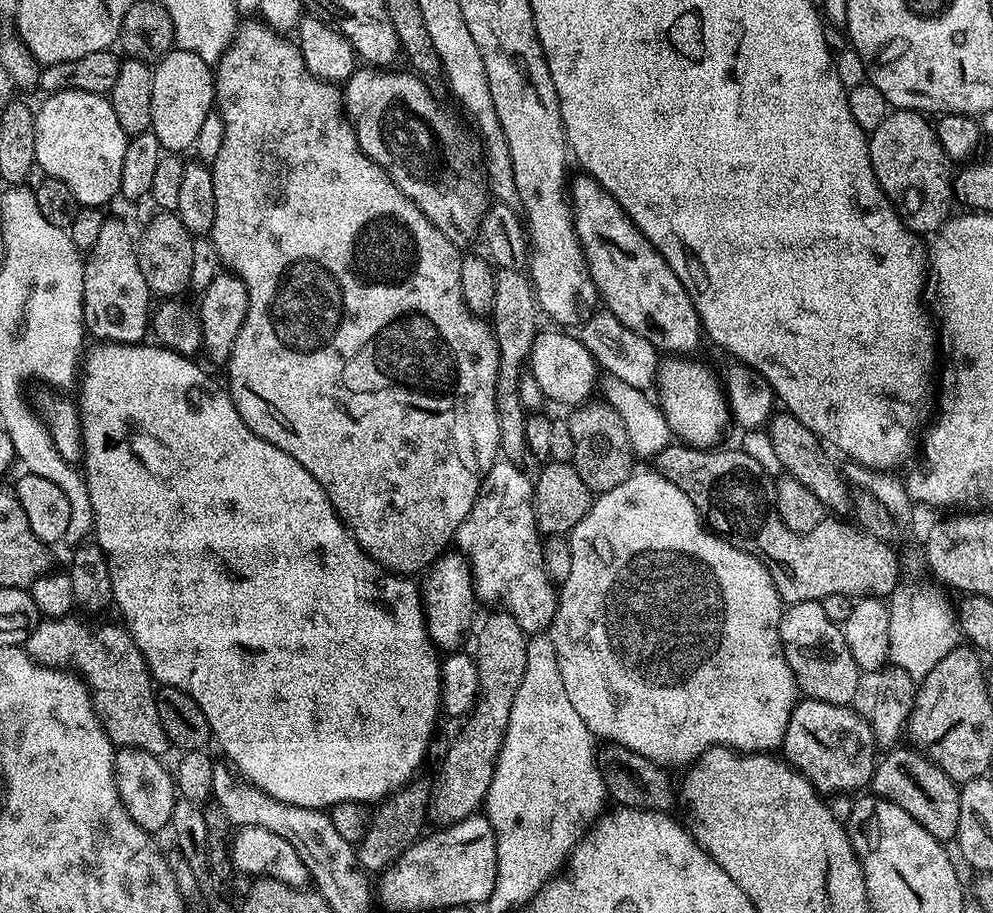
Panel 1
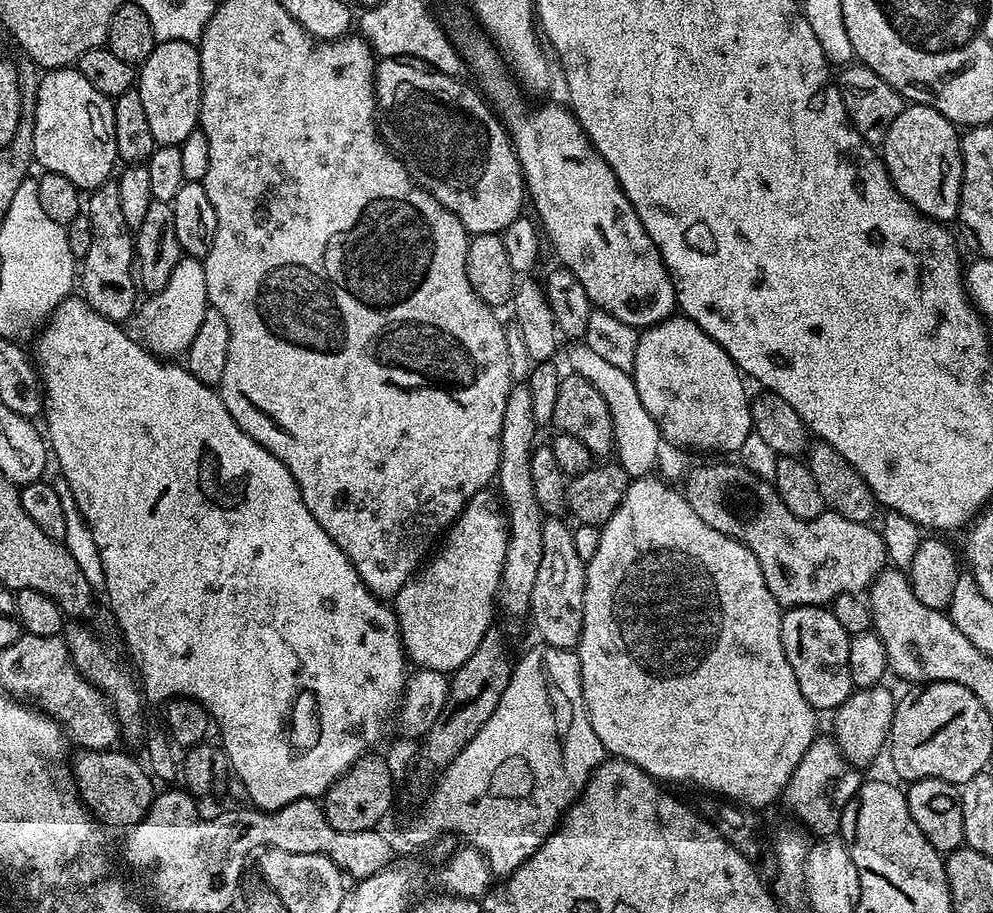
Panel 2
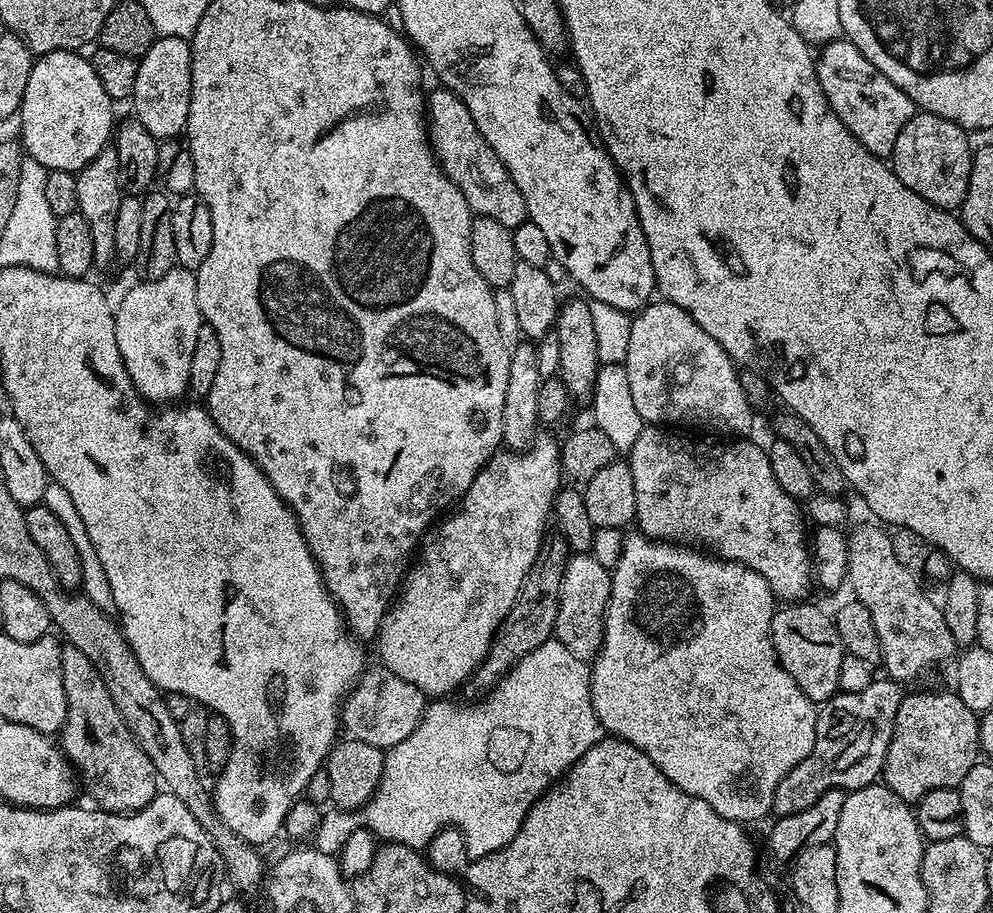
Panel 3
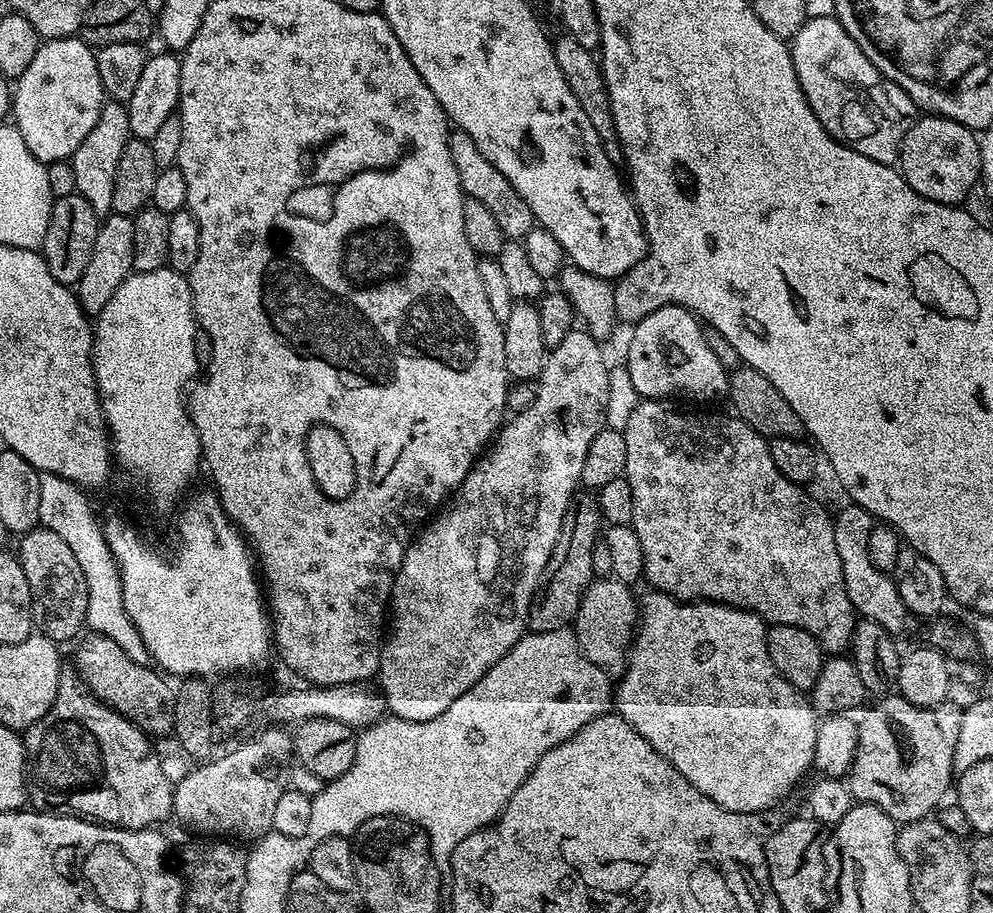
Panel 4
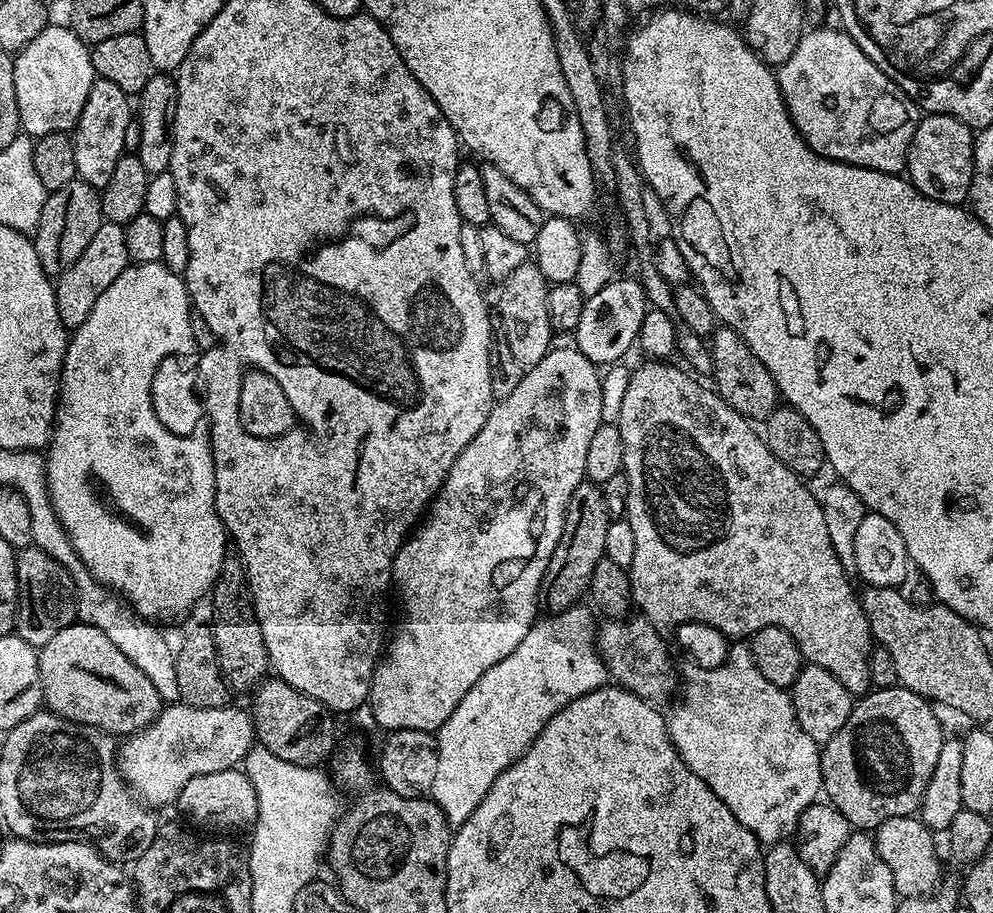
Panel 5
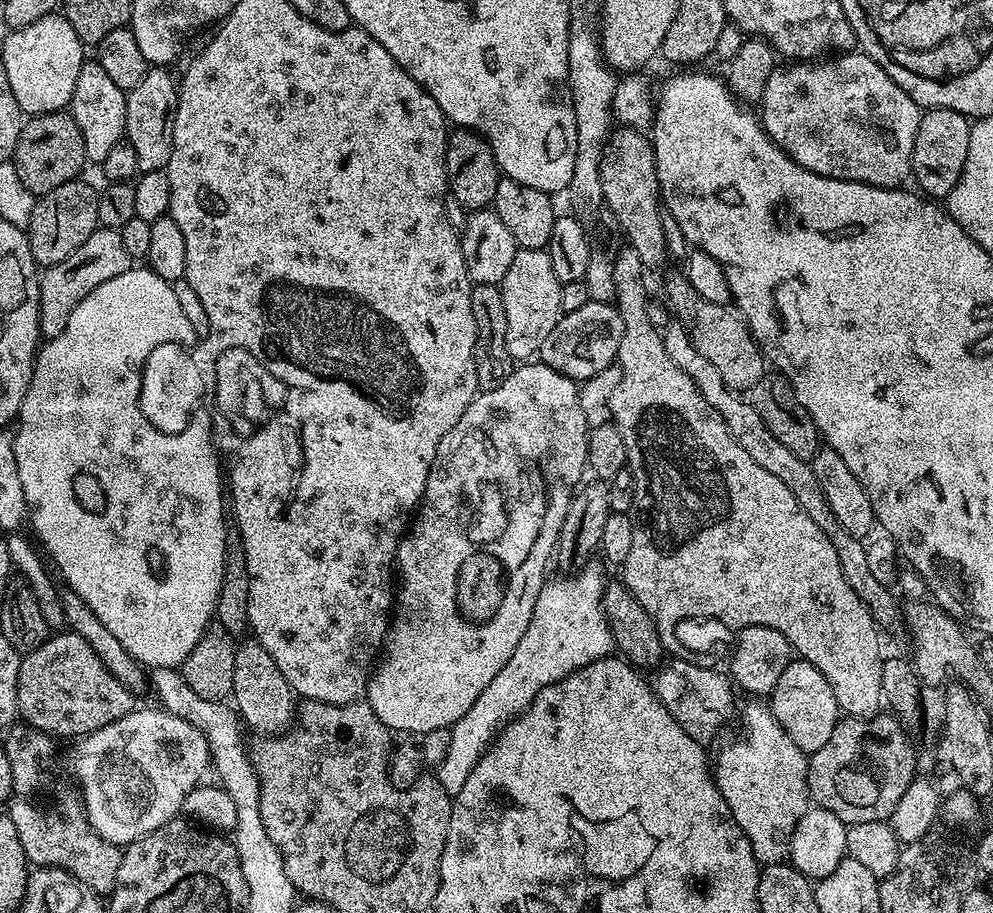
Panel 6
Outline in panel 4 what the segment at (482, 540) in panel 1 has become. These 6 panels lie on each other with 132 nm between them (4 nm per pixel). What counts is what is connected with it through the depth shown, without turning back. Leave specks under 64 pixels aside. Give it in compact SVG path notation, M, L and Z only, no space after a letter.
M596 578L588 585L584 591L582 602L578 606L578 614L574 621L574 631L576 633L576 641L582 650L582 654L590 662L594 662L594 666L598 666L608 675L609 678L619 678L623 676L626 667L626 657L632 647L634 633L638 627L638 600L634 595L633 589L627 584L623 584L615 578Z

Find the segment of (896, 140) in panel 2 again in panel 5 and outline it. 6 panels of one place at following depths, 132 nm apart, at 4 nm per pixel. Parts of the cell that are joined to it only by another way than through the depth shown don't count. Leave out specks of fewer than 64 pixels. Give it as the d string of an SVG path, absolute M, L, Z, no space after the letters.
M928 114L914 130L908 163L907 179L926 198L934 198L938 202L963 205L972 191L972 171L974 170L974 132L953 116L937 116Z

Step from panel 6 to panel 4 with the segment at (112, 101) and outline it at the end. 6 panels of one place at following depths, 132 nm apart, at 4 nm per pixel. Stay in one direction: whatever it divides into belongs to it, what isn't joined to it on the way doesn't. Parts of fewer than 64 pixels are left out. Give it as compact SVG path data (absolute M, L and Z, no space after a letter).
M106 102L98 114L98 122L94 122L94 130L86 134L82 146L78 146L78 150L74 150L70 158L76 192L86 198L86 202L90 202L90 206L101 218L112 212L114 174L118 174L118 158L122 158L122 149L131 136L125 105L120 102Z

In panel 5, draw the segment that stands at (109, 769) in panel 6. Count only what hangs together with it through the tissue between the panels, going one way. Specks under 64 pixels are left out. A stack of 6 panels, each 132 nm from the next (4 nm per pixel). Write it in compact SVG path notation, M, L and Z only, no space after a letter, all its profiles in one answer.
M172 702L161 707L156 721L140 732L134 732L119 745L118 767L124 783L145 805L168 804L179 801L182 786L198 774L214 774L227 768L236 768L254 747L256 725L247 711L225 706L222 708L195 708L183 702Z

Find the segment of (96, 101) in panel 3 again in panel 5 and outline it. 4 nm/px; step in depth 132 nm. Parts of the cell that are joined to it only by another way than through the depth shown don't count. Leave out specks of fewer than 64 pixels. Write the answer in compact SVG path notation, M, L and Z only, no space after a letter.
M56 22L49 23L48 27L42 30L42 34L38 34L38 38L34 38L34 42L30 42L14 56L14 94L18 94L21 129L32 138L59 132L71 133L82 114L82 106L86 106L86 97L90 95L90 86L97 79L89 45L78 39L71 27L64 25L63 28Z

